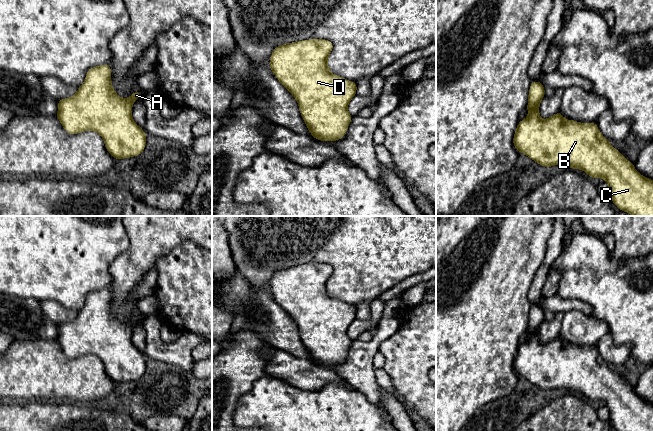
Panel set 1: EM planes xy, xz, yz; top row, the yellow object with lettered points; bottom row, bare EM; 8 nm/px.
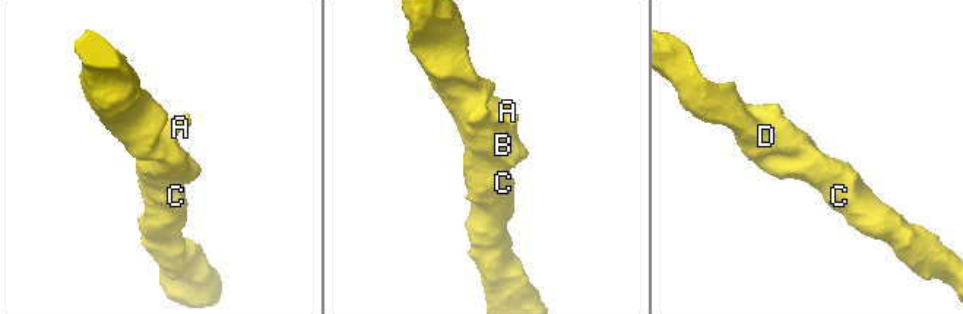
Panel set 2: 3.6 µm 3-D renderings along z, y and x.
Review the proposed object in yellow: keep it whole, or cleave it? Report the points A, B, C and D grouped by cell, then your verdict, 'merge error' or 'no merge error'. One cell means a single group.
A B C D; no merge error

